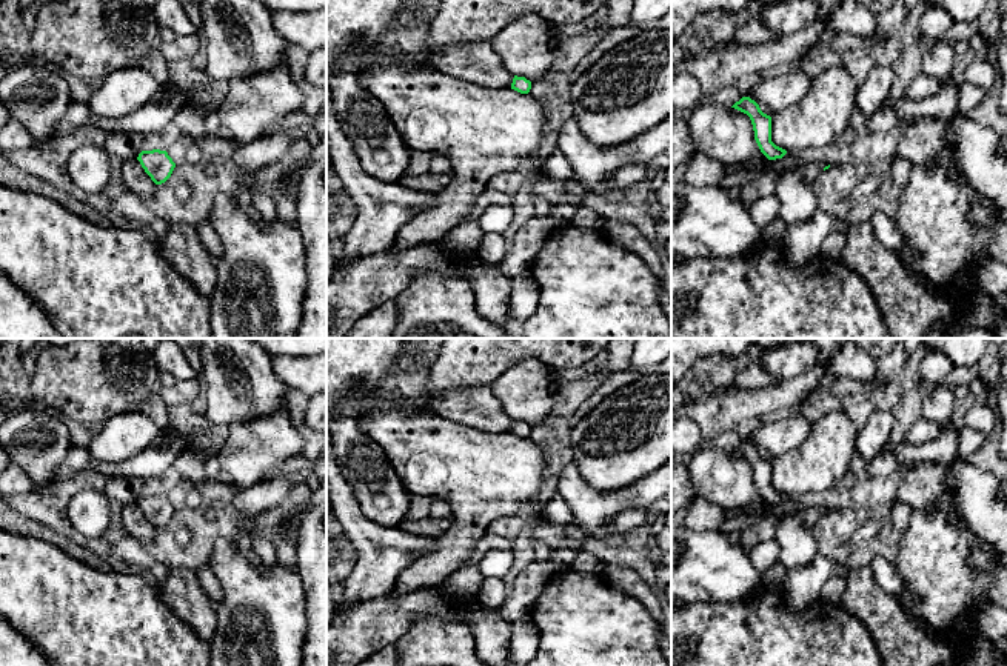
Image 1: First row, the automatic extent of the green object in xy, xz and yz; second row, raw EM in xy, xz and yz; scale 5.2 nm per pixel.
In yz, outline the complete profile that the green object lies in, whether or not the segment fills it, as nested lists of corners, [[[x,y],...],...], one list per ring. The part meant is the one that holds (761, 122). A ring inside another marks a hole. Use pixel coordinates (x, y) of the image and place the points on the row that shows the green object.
[[[742,97],[731,108],[750,117],[754,131],[754,140],[761,152],[768,160],[782,158],[787,154],[785,149],[776,146],[771,142],[771,117],[764,114],[754,100],[751,100],[750,97]]]

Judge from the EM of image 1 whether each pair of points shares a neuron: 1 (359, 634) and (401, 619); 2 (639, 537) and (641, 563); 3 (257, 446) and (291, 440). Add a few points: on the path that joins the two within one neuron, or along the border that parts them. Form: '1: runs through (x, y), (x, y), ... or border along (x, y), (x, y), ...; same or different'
1: runs through (370, 626), (390, 619); same
2: runs through (639, 543), (639, 557); same
3: runs through (265, 443), (284, 440); same

